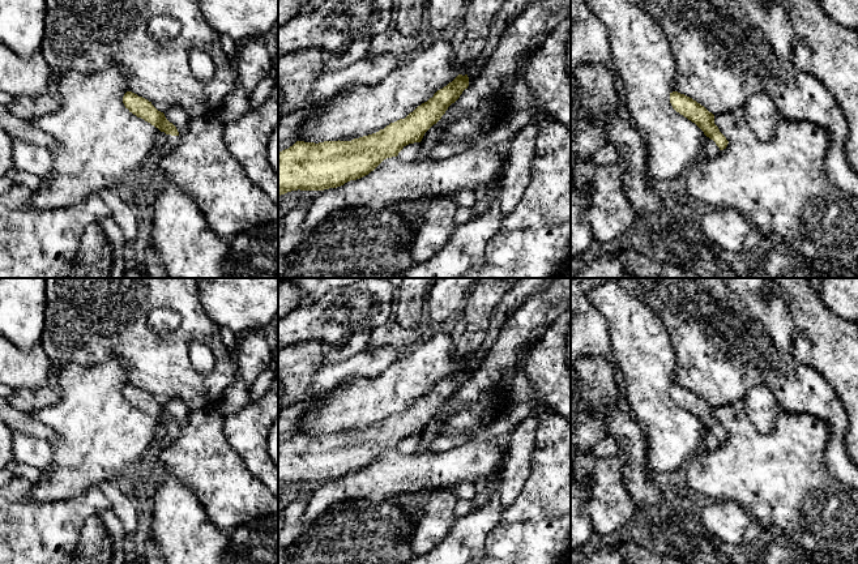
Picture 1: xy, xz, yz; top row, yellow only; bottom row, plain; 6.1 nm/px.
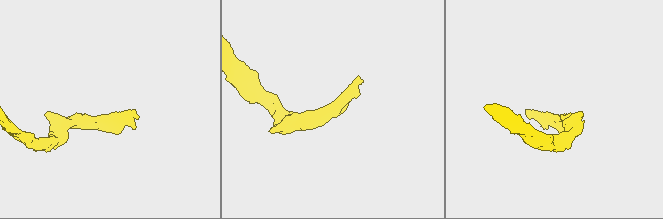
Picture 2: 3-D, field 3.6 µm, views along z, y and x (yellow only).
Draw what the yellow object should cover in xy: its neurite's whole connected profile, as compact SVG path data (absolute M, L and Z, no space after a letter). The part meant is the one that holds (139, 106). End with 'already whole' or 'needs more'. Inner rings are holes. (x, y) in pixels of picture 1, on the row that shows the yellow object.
M127 91L123 97L123 103L125 108L129 110L137 118L144 119L145 121L150 123L161 132L166 133L167 144L172 148L176 148L180 144L180 137L176 127L170 123L165 114L158 111L151 102L148 99L138 97L132 91Z; needs more

